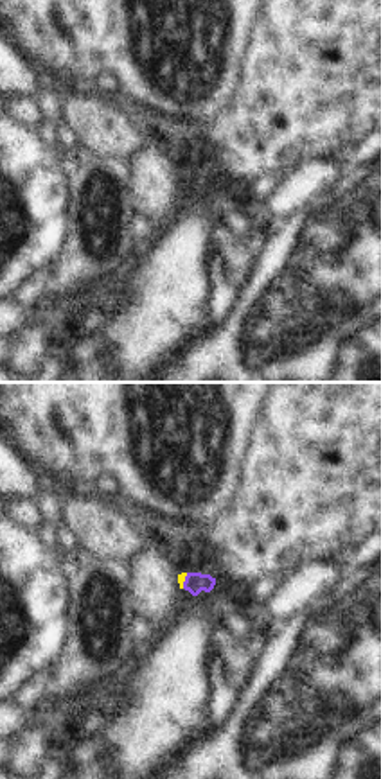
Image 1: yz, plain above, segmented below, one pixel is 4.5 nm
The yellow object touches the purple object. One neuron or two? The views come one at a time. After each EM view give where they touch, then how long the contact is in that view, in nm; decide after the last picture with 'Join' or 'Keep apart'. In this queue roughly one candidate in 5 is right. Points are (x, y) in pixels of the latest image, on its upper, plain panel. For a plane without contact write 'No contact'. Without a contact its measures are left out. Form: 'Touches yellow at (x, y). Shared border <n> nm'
Touches yellow at (184, 178). Shared border 80 nm

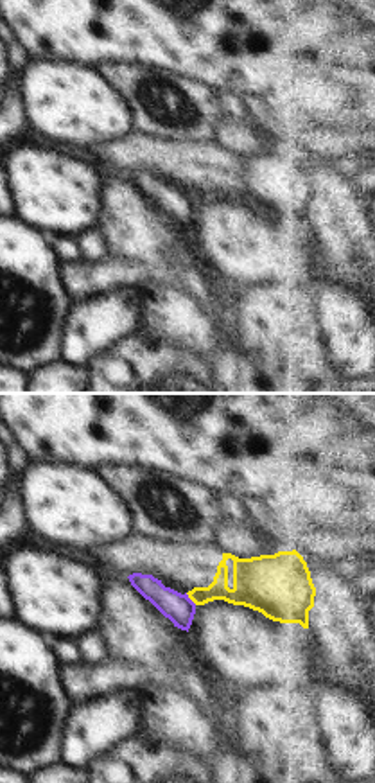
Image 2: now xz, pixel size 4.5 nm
Touches yellow at (191, 196). Shared border 80 nm

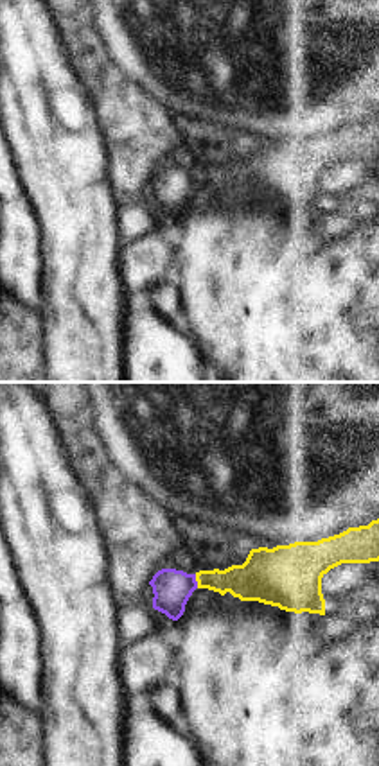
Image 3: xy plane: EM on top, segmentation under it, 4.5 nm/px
Touches yellow at (196, 178). Shared border 70 nm

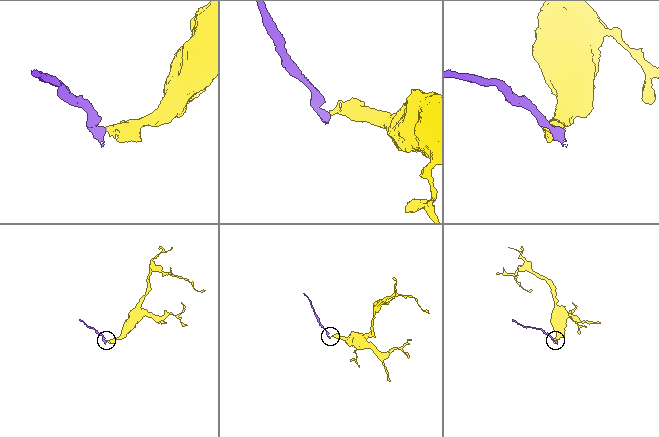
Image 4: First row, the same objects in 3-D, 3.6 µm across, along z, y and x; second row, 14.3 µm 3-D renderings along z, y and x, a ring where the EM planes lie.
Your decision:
Keep apart

